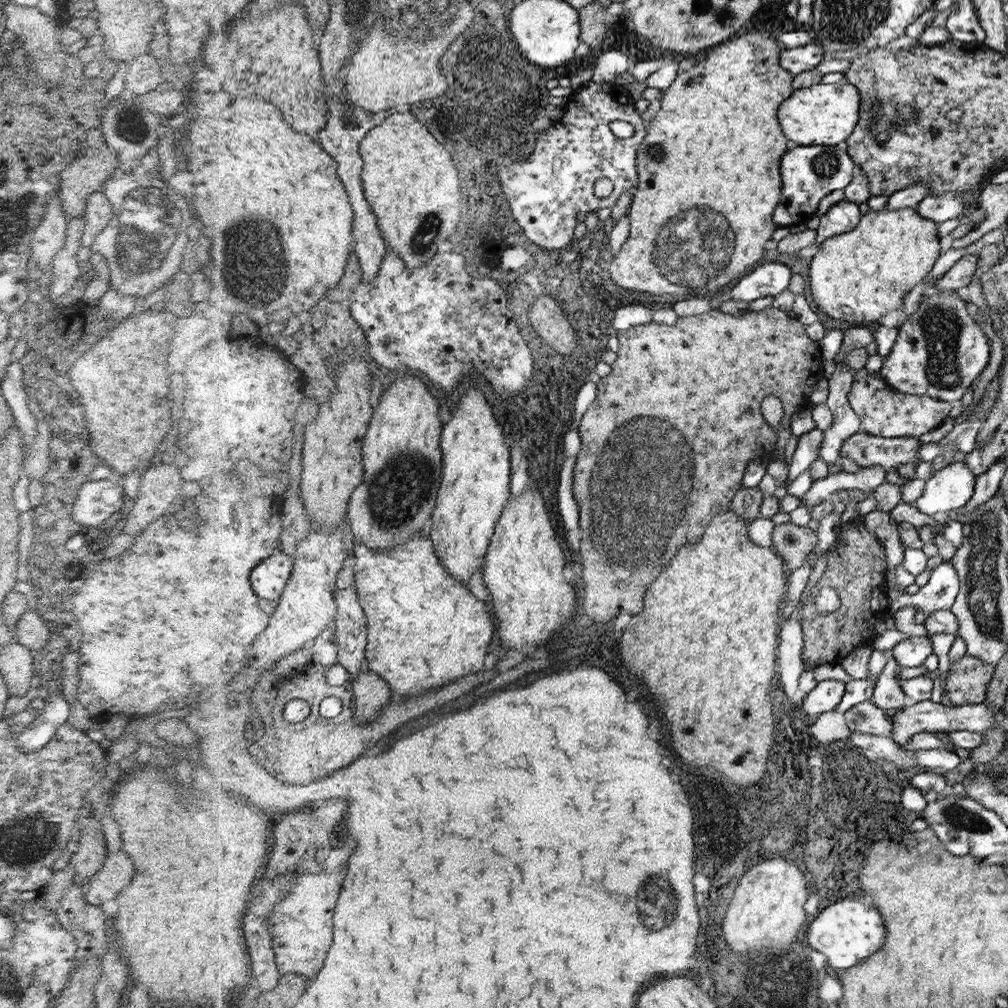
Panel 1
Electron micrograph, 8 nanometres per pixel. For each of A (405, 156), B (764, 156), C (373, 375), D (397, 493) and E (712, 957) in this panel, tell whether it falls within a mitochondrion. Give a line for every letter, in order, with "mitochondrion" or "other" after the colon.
A: other
B: other
C: other
D: mitochondrion
E: other

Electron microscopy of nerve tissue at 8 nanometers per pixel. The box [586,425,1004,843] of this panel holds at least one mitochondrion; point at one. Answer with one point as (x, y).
(957, 817)

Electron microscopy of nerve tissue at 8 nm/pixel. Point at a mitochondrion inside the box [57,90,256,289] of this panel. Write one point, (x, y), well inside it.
(144, 226)

